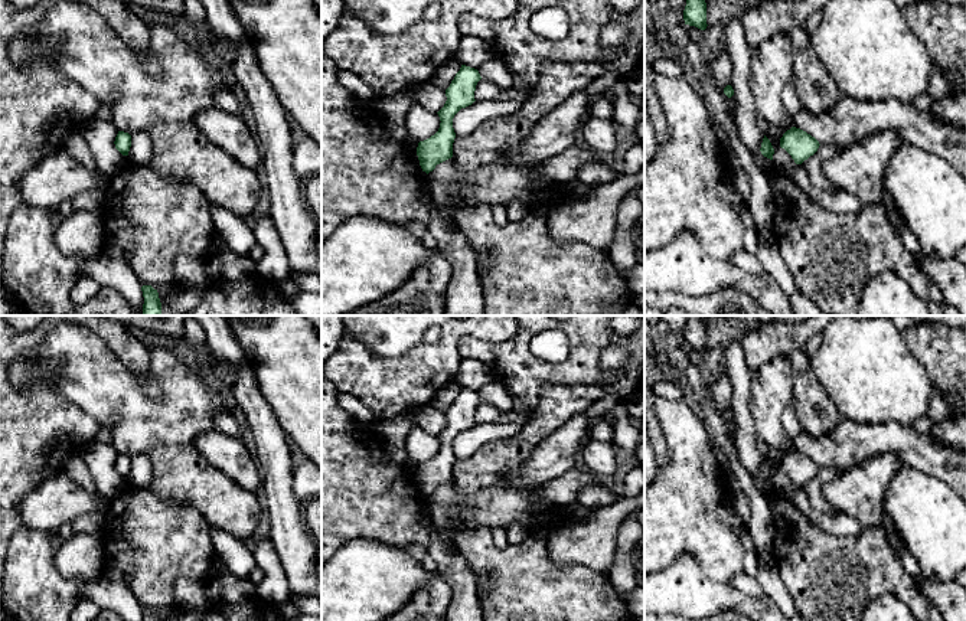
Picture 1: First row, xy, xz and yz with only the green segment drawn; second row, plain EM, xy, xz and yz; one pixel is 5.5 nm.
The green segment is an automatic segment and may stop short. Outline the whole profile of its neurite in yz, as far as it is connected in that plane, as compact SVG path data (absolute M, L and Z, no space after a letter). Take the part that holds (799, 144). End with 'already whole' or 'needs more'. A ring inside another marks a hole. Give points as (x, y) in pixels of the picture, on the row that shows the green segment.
M792 127L780 138L780 147L784 148L796 164L802 164L819 148L819 141L806 131Z; already whole

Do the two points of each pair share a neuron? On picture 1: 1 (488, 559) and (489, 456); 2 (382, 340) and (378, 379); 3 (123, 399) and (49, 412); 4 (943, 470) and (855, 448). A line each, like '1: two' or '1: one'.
1: two
2: two
3: two
4: one

